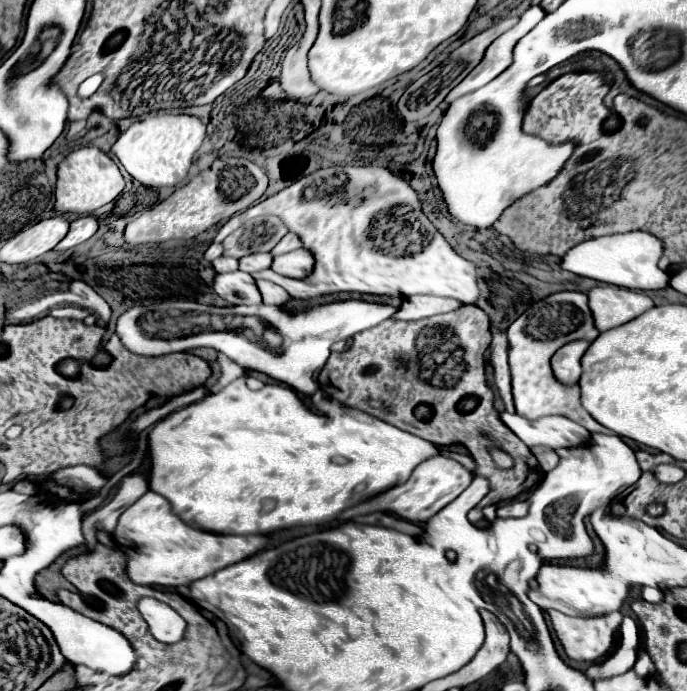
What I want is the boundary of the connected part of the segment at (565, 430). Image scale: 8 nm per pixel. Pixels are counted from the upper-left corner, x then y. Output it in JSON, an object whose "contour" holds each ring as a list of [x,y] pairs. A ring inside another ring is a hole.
{"contour":[[[499,414],[503,424],[509,424],[511,432],[529,448],[547,446],[551,450],[559,448],[575,448],[587,444],[587,430],[577,422],[563,416],[545,416],[539,420],[525,420],[519,414]]]}

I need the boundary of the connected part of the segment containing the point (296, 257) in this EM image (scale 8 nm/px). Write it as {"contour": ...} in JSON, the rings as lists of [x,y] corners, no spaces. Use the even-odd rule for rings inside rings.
{"contour":[[[299,248],[299,250],[287,252],[287,254],[275,256],[273,264],[271,264],[271,270],[279,272],[281,276],[301,278],[299,272],[305,272],[305,276],[311,274],[311,270],[313,270],[313,256],[307,250]]]}

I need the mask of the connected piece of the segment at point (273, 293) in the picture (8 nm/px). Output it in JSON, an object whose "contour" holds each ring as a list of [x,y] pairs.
{"contour":[[[255,280],[255,284],[259,286],[259,292],[261,292],[265,304],[281,304],[283,306],[289,302],[289,294],[281,286],[267,282],[267,280]]]}

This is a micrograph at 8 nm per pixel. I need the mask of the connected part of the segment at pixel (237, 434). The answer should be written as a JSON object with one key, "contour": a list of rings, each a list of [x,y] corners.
{"contour":[[[241,376],[239,380],[231,382],[229,386],[221,388],[215,394],[205,396],[201,402],[195,402],[191,406],[181,408],[179,412],[169,414],[167,418],[163,418],[161,422],[157,422],[151,430],[149,430],[149,454],[151,454],[151,476],[149,476],[149,490],[159,492],[163,498],[167,498],[173,506],[173,512],[181,516],[183,522],[187,522],[189,526],[195,526],[199,530],[207,530],[207,532],[215,532],[215,534],[265,534],[265,532],[275,532],[281,528],[293,528],[293,526],[319,526],[319,524],[327,524],[333,522],[339,512],[343,512],[349,506],[355,506],[387,488],[393,488],[401,482],[405,482],[411,472],[415,470],[415,466],[419,466],[419,462],[437,456],[439,454],[439,446],[435,446],[433,442],[427,442],[419,436],[413,436],[409,432],[403,432],[371,414],[365,414],[361,410],[353,410],[353,408],[344,407],[343,414],[337,418],[329,418],[323,414],[313,414],[311,410],[305,408],[305,404],[297,398],[297,394],[283,384],[267,384],[257,392],[251,392],[245,386],[245,376]]]}

